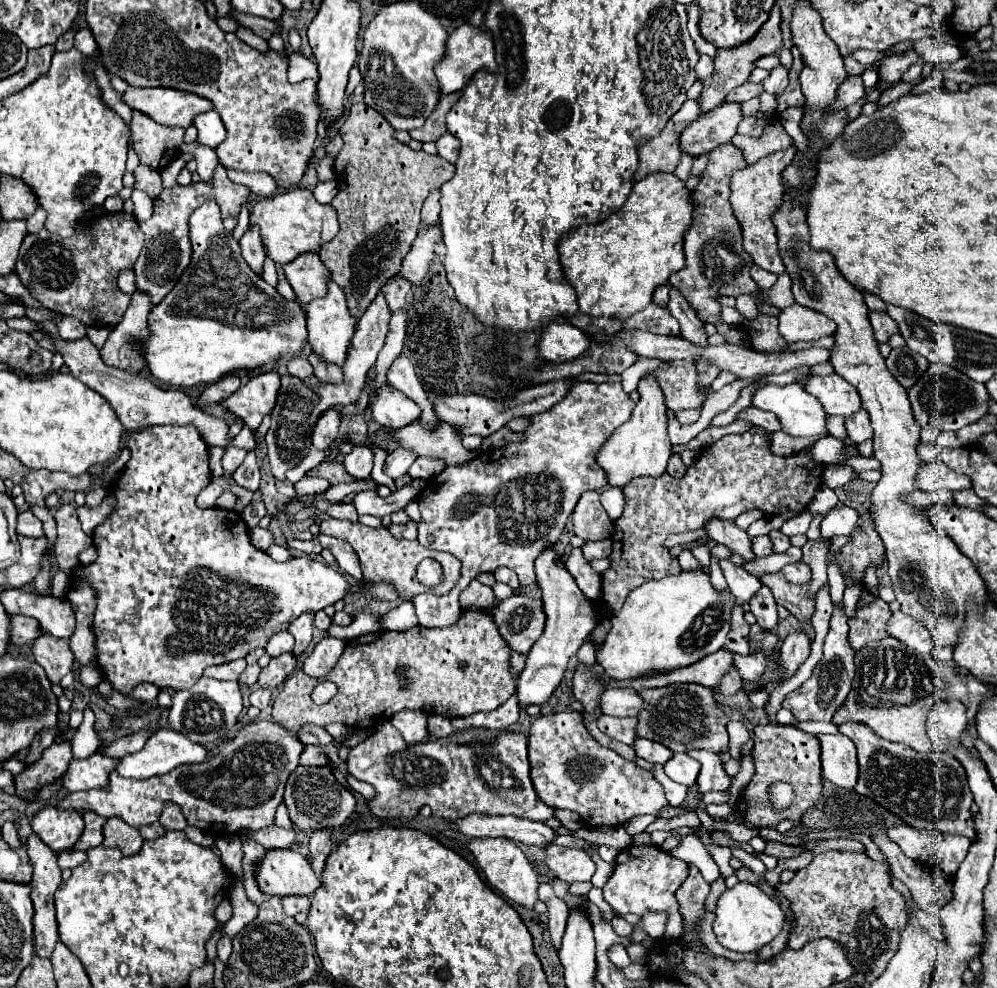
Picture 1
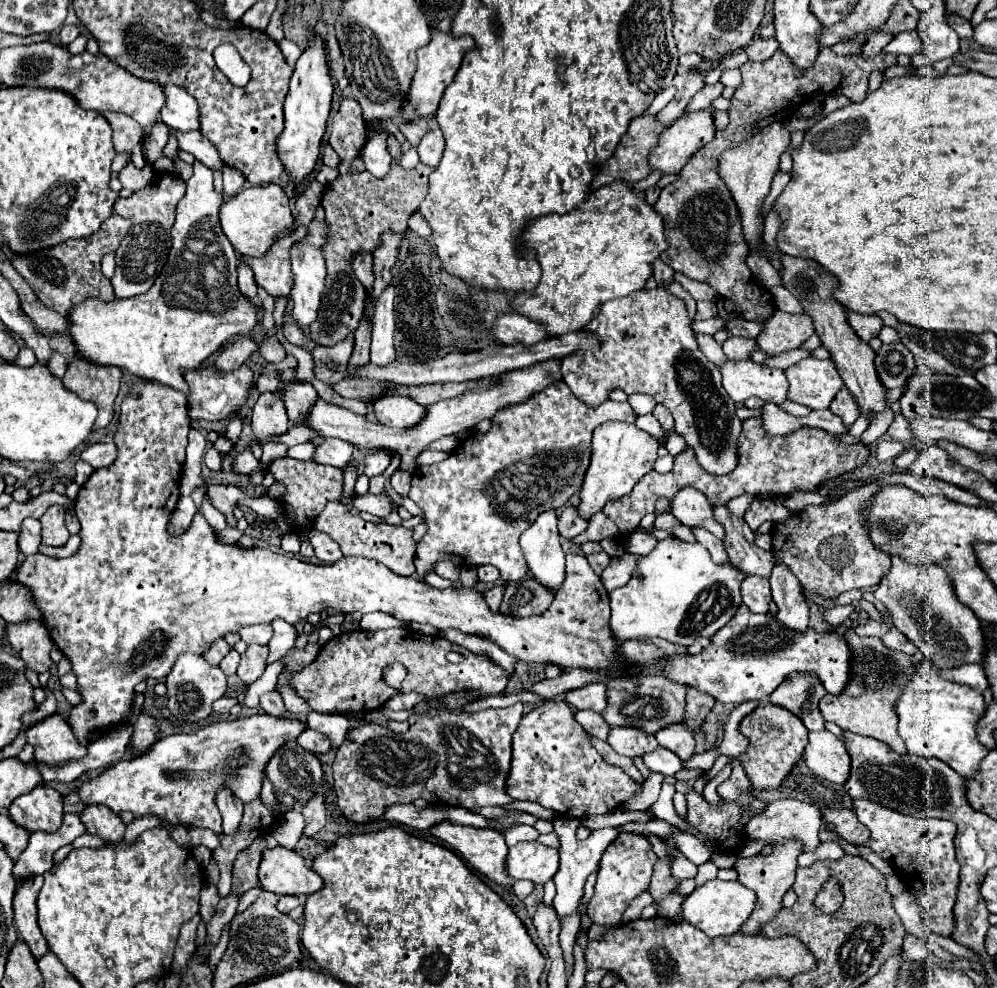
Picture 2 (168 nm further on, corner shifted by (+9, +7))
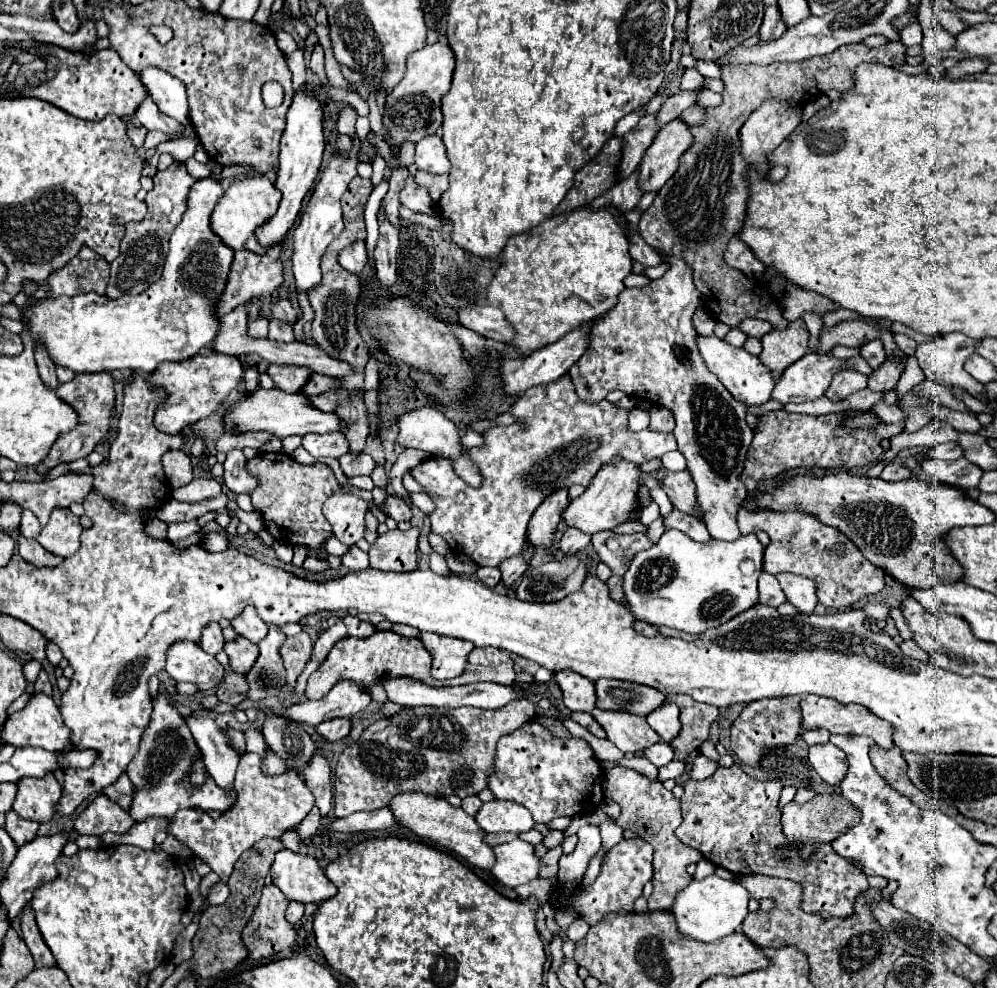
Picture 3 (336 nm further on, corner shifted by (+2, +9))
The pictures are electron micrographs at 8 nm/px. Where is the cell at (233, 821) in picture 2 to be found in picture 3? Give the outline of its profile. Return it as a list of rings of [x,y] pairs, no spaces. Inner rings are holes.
[[[192,714],[186,718],[186,722],[200,752],[204,754],[204,766],[208,774],[230,796],[230,792],[234,790],[234,776],[240,756],[224,746],[224,734],[222,730],[218,730],[210,714]]]

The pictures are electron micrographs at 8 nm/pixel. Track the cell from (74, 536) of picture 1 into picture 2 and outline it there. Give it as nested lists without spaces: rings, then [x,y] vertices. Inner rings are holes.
[[[51,506],[41,516],[43,524],[43,544],[47,546],[63,546],[69,540],[69,532],[65,528],[65,508],[63,506]]]

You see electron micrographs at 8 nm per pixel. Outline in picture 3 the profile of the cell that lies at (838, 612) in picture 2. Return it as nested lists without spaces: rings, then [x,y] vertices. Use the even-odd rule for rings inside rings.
[[[866,602],[866,606],[862,606],[862,610],[864,610],[866,616],[876,618],[876,620],[884,620],[888,616],[888,610],[882,604],[870,604],[870,602]]]

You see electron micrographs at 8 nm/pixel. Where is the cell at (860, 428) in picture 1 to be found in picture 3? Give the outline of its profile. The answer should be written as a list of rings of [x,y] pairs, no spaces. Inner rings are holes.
[[[842,370],[840,374],[836,374],[832,386],[826,390],[826,398],[830,398],[832,402],[840,402],[864,388],[868,388],[868,378],[864,374],[854,370]]]

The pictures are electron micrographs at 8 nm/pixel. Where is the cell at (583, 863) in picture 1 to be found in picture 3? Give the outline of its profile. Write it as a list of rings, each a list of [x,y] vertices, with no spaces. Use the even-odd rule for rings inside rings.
[[[518,838],[514,842],[494,846],[494,852],[496,852],[496,866],[492,868],[492,874],[504,886],[514,888],[540,878],[542,858],[536,856],[532,844]]]

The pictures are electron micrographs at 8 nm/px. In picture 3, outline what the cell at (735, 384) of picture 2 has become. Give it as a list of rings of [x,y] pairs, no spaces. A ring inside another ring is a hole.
[[[700,336],[698,346],[700,352],[704,354],[704,362],[708,364],[708,368],[720,378],[720,382],[732,392],[736,400],[742,400],[748,406],[758,406],[770,400],[772,390],[776,386],[776,378],[772,376],[772,370],[760,362],[758,356],[752,356],[744,348],[734,348],[716,336],[706,336],[706,338]]]

